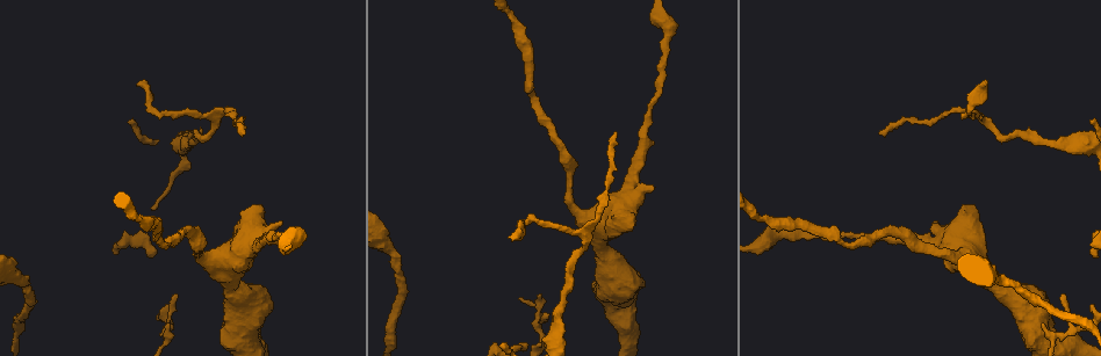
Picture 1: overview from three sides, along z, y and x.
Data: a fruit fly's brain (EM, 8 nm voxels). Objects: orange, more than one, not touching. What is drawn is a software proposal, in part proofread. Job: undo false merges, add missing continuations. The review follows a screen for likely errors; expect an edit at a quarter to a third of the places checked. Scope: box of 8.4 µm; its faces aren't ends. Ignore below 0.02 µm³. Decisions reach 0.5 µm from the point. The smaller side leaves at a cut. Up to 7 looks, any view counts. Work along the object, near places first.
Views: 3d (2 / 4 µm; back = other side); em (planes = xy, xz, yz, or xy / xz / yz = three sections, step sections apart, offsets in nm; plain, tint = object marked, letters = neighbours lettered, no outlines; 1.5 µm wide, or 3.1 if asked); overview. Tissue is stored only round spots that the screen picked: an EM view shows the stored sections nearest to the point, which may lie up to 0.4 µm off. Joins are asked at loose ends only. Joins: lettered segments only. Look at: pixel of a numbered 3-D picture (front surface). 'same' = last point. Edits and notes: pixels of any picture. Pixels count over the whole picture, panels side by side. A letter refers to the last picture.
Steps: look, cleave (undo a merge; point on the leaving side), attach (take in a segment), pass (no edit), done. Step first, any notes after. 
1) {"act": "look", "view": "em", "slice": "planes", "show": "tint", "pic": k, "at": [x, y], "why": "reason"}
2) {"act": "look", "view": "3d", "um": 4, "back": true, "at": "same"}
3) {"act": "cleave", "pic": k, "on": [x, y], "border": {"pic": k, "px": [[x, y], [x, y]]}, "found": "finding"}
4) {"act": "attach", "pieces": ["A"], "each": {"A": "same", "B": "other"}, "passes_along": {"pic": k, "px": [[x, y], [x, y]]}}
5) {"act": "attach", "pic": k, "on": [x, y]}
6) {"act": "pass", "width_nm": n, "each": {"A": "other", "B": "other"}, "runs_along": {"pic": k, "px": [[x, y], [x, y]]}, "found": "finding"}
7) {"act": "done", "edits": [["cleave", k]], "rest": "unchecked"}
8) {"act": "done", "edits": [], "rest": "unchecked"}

{"act": "look", "view": "em", "slice": "xz", "step": 4, "show": "tint", "pic": 1, "at": [615, 133], "why": "an open end"}

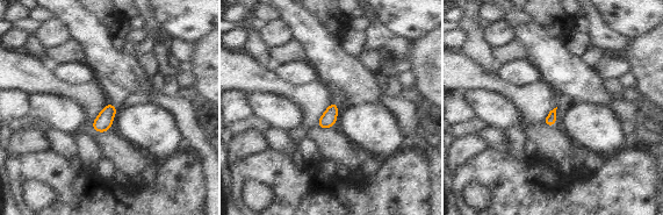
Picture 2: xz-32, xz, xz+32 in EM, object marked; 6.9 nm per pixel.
{"act": "look", "view": "em", "slice": "xz", "step": 4, "show": "letters", "at": "same", "why": "see the neighbours"}

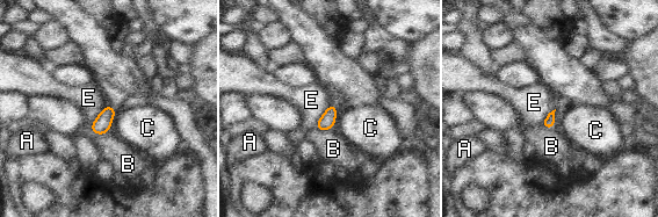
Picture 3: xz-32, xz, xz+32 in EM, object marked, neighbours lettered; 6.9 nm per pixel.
{"act": "pass", "each": {"A": "other", "B": "other", "C": "other", "E": "other"}, "border": {"pic": 3, "px": [[332, 103], [319, 117], [315, 128]]}, "found": "no lettered segment goes on from it"}

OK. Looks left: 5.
{"act": "look", "view": "em", "slice": "planes", "show": "plain", "pic": 1, "at": [653, 189], "why": "stops while still wide"}

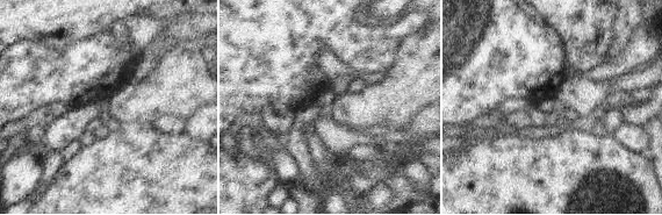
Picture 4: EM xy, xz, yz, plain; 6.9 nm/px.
{"act": "look", "view": "em", "slice": "planes", "show": "tint", "at": "same", "why": "where the object lies"}

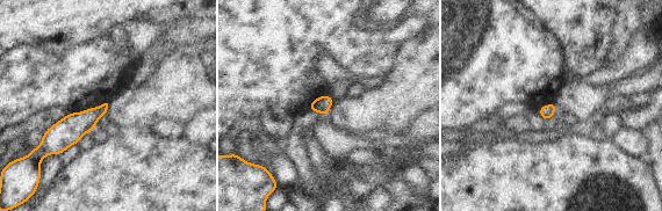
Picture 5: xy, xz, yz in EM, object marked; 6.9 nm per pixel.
{"act": "look", "view": "em", "slice": "planes", "show": "letters", "at": "same", "why": "see the neighbours"}

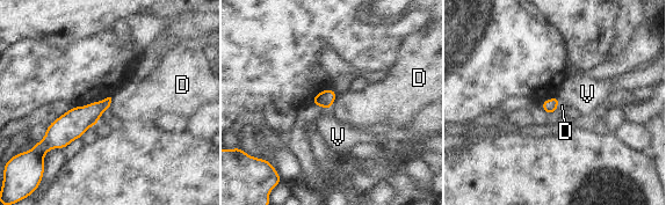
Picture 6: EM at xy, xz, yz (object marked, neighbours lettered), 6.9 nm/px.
{"act": "pass", "each": {"D": "other", "V": "other"}, "border": {"pic": 6, "px": [[338, 94], [328, 109]]}, "found": "none of them fits"}

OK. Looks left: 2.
{"act": "look", "view": "em", "slice": "xz", "step": 4, "show": "tint", "pic": 1, "at": [983, 85], "why": "an open end"}

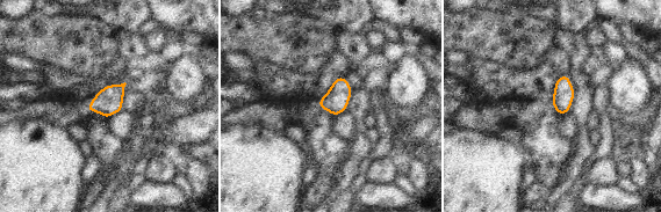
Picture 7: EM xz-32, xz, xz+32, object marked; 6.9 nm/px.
{"act": "look", "view": "em", "slice": "planes", "show": "letters", "at": "same", "why": "cut it another way"}

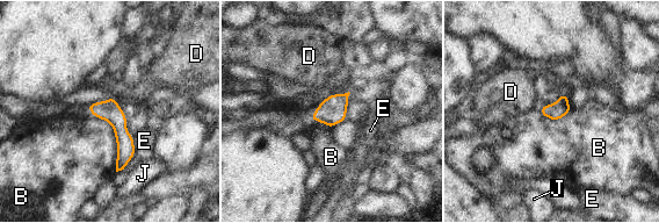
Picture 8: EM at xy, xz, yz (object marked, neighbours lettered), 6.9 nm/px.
{"act": "pass", "longest_contact_nm": ["B", 440], "each": {"B": "other", "D": "other", "E": "other", "J": "other"}, "found": "no lettered segment goes on from it"}

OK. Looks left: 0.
{"act": "done", "edits": [], "rest": "unchecked"}

